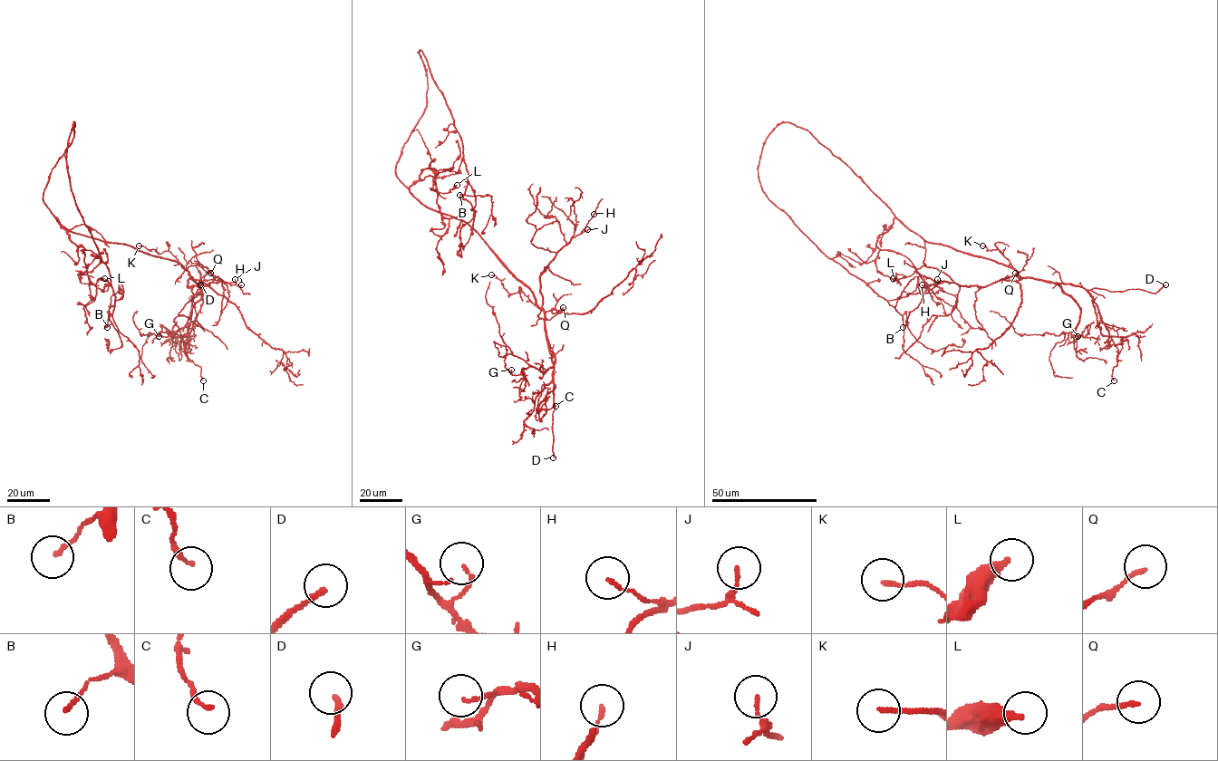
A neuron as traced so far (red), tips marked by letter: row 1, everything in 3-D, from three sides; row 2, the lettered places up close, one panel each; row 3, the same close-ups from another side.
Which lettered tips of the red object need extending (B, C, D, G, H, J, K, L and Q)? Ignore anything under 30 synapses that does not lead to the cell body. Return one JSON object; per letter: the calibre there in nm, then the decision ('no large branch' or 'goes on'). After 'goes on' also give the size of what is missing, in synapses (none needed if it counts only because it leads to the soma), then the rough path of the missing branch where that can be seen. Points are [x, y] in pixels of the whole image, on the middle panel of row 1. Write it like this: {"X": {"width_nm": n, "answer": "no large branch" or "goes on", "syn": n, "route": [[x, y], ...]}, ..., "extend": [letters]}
{"B": {"width_nm": 120, "answer": "no large branch"}, "C": {"width_nm": 170, "answer": "no large branch"}, "D": {"width_nm": 200, "answer": "goes on", "route": [[553, 457], [542, 468], [522, 476]]}, "G": {"width_nm": 100, "answer": "no large branch"}, "H": {"width_nm": 110, "answer": "no large branch"}, "J": {"width_nm": 100, "answer": "no large branch"}, "K": {"width_nm": 130, "answer": "no large branch"}, "L": {"width_nm": 320, "answer": "no large branch"}, "Q": {"width_nm": 140, "answer": "no large branch"}, "extend": ["D"]}

